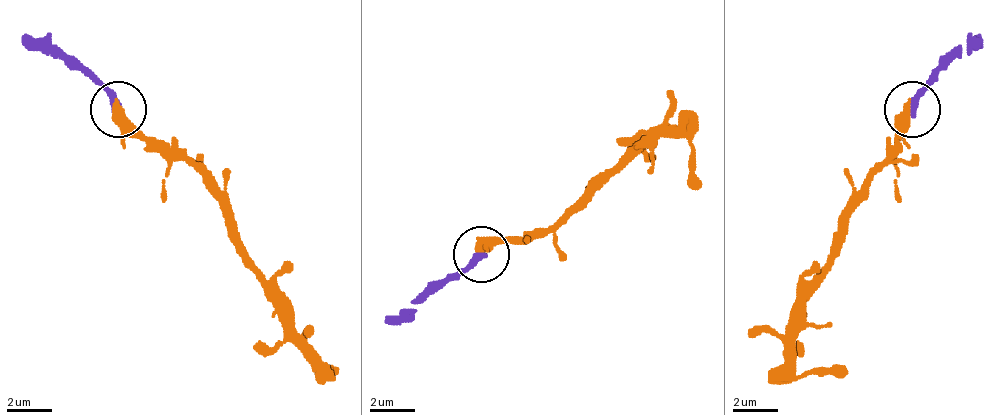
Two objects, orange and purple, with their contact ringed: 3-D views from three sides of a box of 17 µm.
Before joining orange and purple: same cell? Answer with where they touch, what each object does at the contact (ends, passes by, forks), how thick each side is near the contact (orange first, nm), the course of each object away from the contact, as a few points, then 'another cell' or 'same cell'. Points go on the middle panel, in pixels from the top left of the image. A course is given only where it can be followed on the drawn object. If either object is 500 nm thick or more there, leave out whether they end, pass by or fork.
place (481, 254); calibres 500 and 380 nm; course orange (482, 250), (539, 238), (601, 177), (657, 137), (691, 143), (691, 177), (702, 188); course purple (482, 255), (437, 278), (415, 312), (387, 323); same cell

